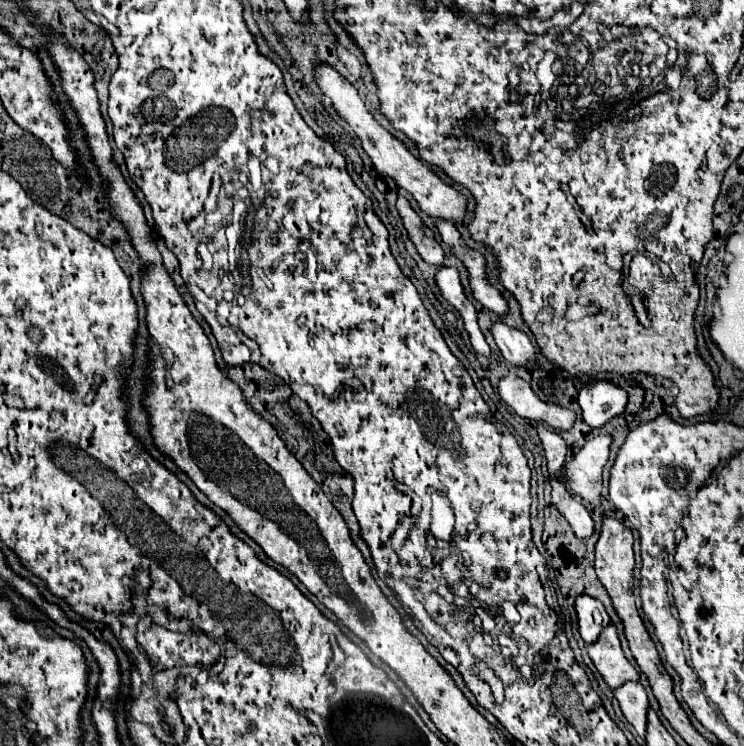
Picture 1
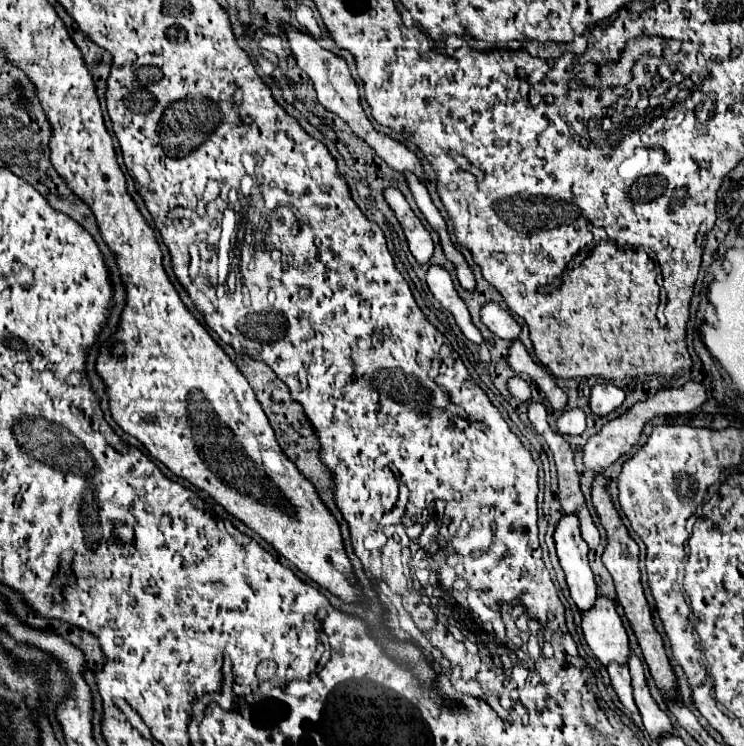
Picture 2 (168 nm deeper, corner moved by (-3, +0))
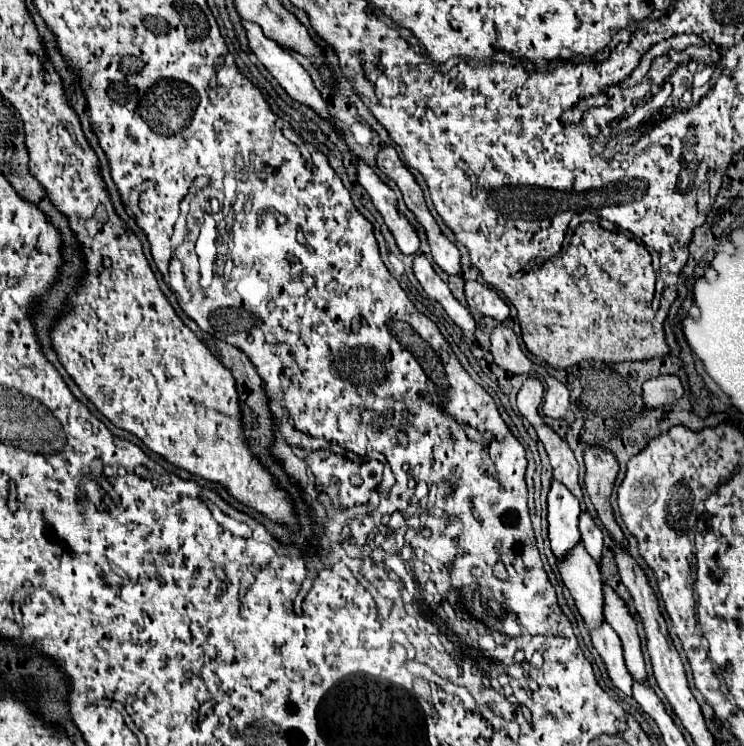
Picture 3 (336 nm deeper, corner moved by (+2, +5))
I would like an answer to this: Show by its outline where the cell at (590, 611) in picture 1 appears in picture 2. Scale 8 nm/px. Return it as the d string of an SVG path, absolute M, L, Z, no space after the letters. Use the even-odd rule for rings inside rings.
M562 513L554 531L554 543L560 565L566 573L570 597L580 611L588 611L588 607L592 607L592 599L598 595L598 589L588 565L590 547L580 535L580 523L574 513Z

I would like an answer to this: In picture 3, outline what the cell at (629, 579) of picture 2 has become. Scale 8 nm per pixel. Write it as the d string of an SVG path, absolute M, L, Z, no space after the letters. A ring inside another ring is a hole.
M587 448L585 450L585 468L587 468L585 488L597 510L599 520L609 530L613 542L619 542L619 546L627 546L627 538L623 536L621 528L617 526L613 508L609 504L609 498L613 492L613 482L619 472L615 456L603 448Z

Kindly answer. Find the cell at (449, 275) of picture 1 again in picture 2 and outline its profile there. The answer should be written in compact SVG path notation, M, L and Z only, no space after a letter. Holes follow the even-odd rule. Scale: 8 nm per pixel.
M430 265L428 273L426 273L426 283L428 283L428 289L432 291L432 295L442 303L442 307L448 309L448 311L454 315L460 331L462 331L470 341L482 343L484 339L482 339L480 331L474 327L472 317L470 317L464 301L458 297L450 273L448 273L446 269L438 267L438 265Z

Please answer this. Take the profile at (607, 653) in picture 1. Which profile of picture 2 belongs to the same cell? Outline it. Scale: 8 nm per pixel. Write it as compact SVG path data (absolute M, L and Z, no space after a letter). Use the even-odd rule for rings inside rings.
M598 593L596 603L588 611L582 611L582 631L584 631L584 639L586 639L588 647L592 649L592 653L598 657L598 661L602 665L626 663L628 651L630 651L628 635L626 635L626 629L624 629L624 623L620 619L620 615L616 613L614 601L610 601L606 595Z

